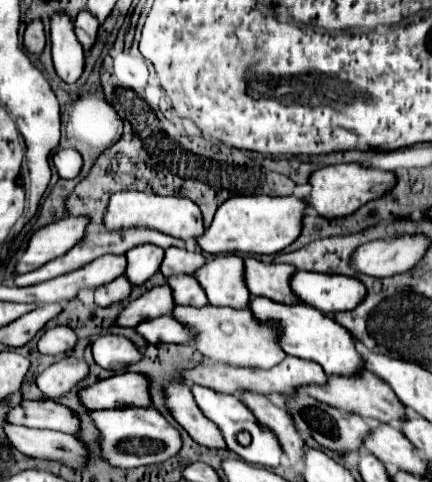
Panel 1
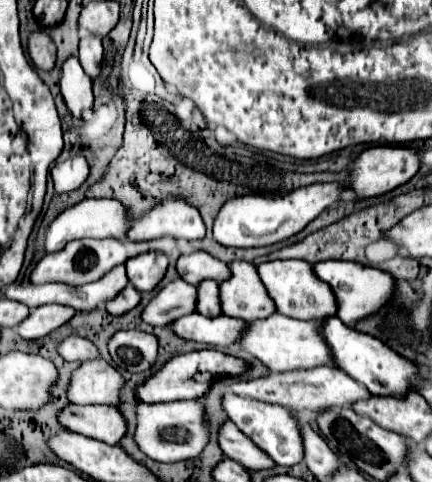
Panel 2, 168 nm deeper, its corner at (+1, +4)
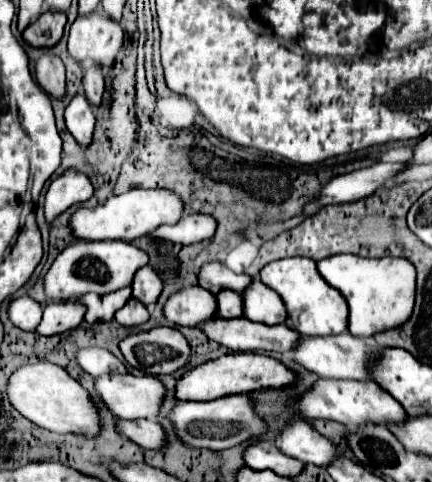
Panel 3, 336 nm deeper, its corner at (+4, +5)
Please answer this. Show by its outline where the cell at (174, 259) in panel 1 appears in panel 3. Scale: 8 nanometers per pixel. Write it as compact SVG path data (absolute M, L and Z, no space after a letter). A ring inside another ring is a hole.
M210 262L202 266L202 272L198 274L198 284L206 290L210 290L212 294L228 288L228 290L236 290L242 292L248 284L252 284L252 276L248 274L236 274L230 268L226 268L220 262Z

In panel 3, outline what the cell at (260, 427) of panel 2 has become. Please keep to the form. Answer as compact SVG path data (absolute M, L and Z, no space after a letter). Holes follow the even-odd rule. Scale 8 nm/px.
M304 422L284 426L274 442L284 454L316 466L328 466L340 454L340 450L328 438Z

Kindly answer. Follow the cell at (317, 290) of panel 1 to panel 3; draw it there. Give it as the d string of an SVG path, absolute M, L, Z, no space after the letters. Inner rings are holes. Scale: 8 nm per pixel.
M336 254L318 262L322 278L336 288L350 308L350 332L372 338L376 332L400 328L412 316L416 298L416 268L404 258L362 258L354 254Z

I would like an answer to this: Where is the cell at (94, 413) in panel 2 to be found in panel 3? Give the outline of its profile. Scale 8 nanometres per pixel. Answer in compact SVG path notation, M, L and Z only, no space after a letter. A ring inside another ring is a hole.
M120 420L118 428L124 436L140 444L144 450L156 450L166 446L166 432L156 420Z

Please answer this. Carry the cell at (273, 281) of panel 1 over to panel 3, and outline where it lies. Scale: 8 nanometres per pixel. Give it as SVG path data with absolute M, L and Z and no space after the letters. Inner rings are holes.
M310 258L276 260L262 268L260 278L266 286L270 286L282 296L288 308L286 326L302 332L304 336L328 336L328 334L342 334L348 330L348 304L344 304L344 296L336 292L320 276L314 260Z

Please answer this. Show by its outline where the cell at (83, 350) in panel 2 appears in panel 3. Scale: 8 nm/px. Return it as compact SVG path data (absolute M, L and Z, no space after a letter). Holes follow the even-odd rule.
M84 348L78 350L78 364L90 376L100 378L102 374L126 374L126 366L108 350L102 348Z

